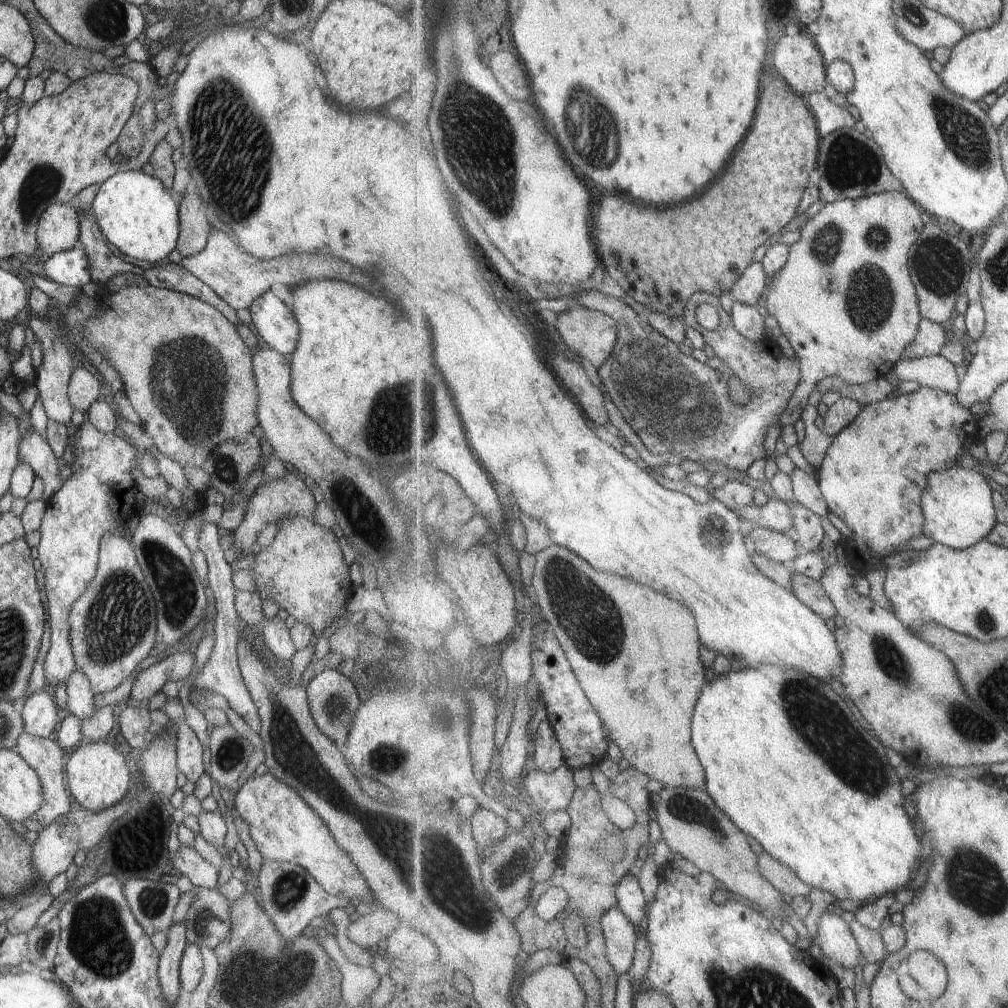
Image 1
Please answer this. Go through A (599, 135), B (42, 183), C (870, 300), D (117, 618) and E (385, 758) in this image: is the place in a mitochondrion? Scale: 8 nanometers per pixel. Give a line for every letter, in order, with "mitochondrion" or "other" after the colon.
A: mitochondrion
B: mitochondrion
C: mitochondrion
D: mitochondrion
E: mitochondrion

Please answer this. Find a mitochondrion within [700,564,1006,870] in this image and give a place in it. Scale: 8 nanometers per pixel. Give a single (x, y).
(846, 751)

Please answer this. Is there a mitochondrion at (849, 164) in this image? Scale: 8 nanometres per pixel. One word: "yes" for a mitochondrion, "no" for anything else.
yes

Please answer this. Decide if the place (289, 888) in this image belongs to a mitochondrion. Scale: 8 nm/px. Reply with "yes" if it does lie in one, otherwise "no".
yes

